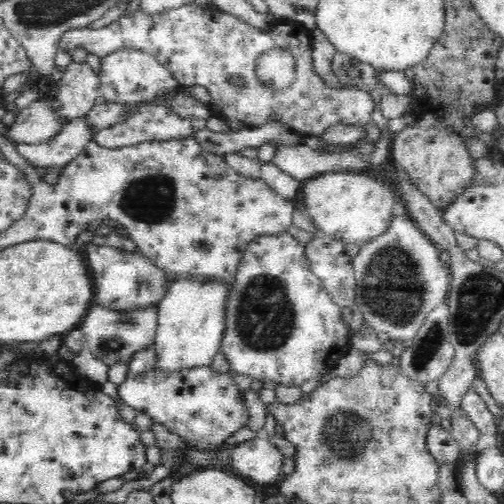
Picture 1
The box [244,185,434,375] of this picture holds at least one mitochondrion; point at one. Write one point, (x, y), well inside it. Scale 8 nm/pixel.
(391, 289)

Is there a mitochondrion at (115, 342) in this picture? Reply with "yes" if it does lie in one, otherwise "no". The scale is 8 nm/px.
yes

